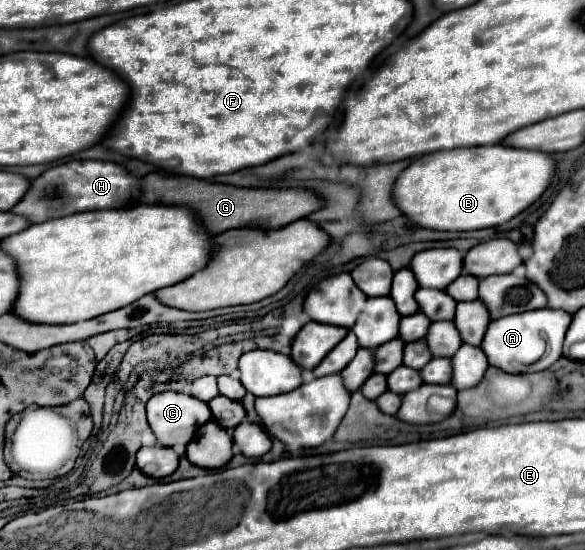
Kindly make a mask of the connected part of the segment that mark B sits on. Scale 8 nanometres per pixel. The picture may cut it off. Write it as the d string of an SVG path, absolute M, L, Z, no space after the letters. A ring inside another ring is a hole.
M505 144L439 150L417 158L413 164L405 168L403 176L399 176L399 180L395 182L395 200L399 200L399 208L403 208L403 214L423 228L433 230L493 228L509 222L511 218L527 210L533 202L537 202L541 194L549 188L555 176L555 166L557 166L555 160L547 152L509 148Z

